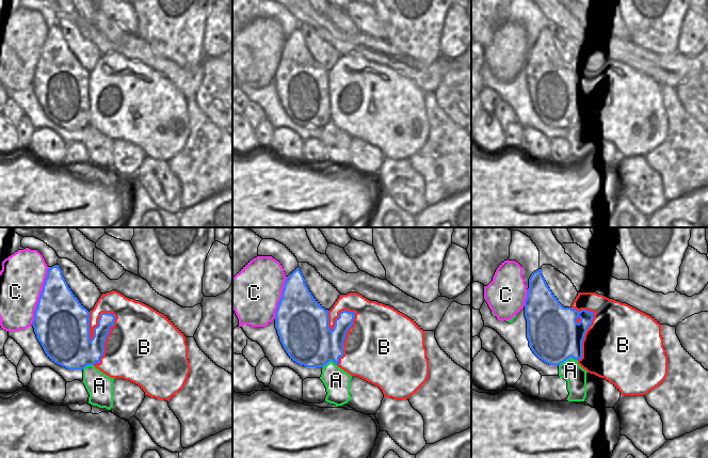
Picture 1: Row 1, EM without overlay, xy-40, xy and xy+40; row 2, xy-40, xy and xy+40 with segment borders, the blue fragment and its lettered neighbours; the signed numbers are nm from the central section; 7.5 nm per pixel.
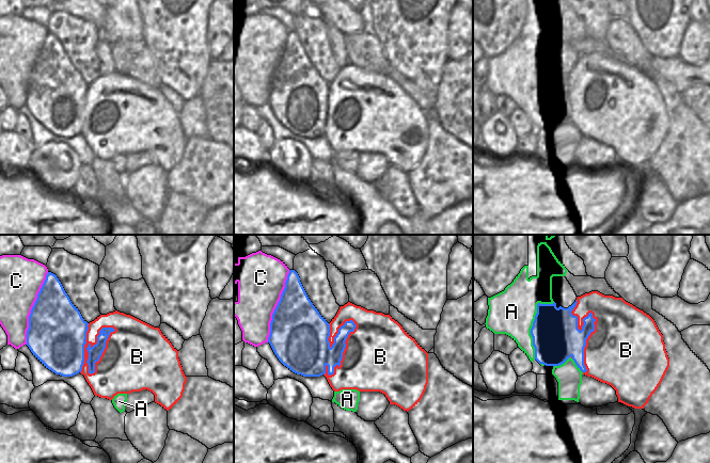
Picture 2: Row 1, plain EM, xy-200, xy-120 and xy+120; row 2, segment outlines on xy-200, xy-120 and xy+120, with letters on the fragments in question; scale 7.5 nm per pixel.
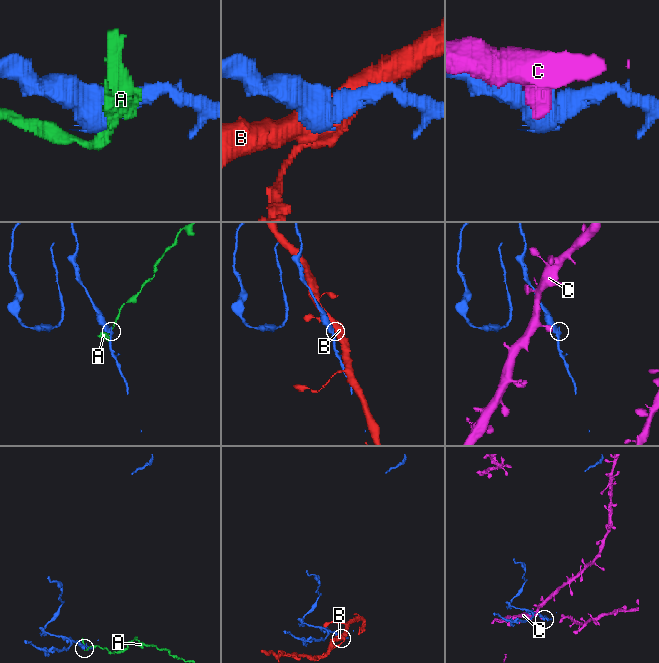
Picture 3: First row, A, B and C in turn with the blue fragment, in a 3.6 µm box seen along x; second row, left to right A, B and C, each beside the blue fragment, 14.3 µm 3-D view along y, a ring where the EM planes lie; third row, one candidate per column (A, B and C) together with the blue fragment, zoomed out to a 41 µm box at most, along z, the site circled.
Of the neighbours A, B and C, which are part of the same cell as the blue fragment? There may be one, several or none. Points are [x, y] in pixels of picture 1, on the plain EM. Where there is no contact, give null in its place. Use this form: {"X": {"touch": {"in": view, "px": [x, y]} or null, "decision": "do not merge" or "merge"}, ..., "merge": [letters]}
{"A": {"touch": {"in": "xy+40", "px": [567, 119]}, "decision": "do not merge"}, "B": {"touch": {"in": "xy-40", "px": [105, 100]}, "decision": "do not merge"}, "C": {"touch": {"in": "xy-40", "px": [39, 57]}, "decision": "do not merge"}, "merge": []}

